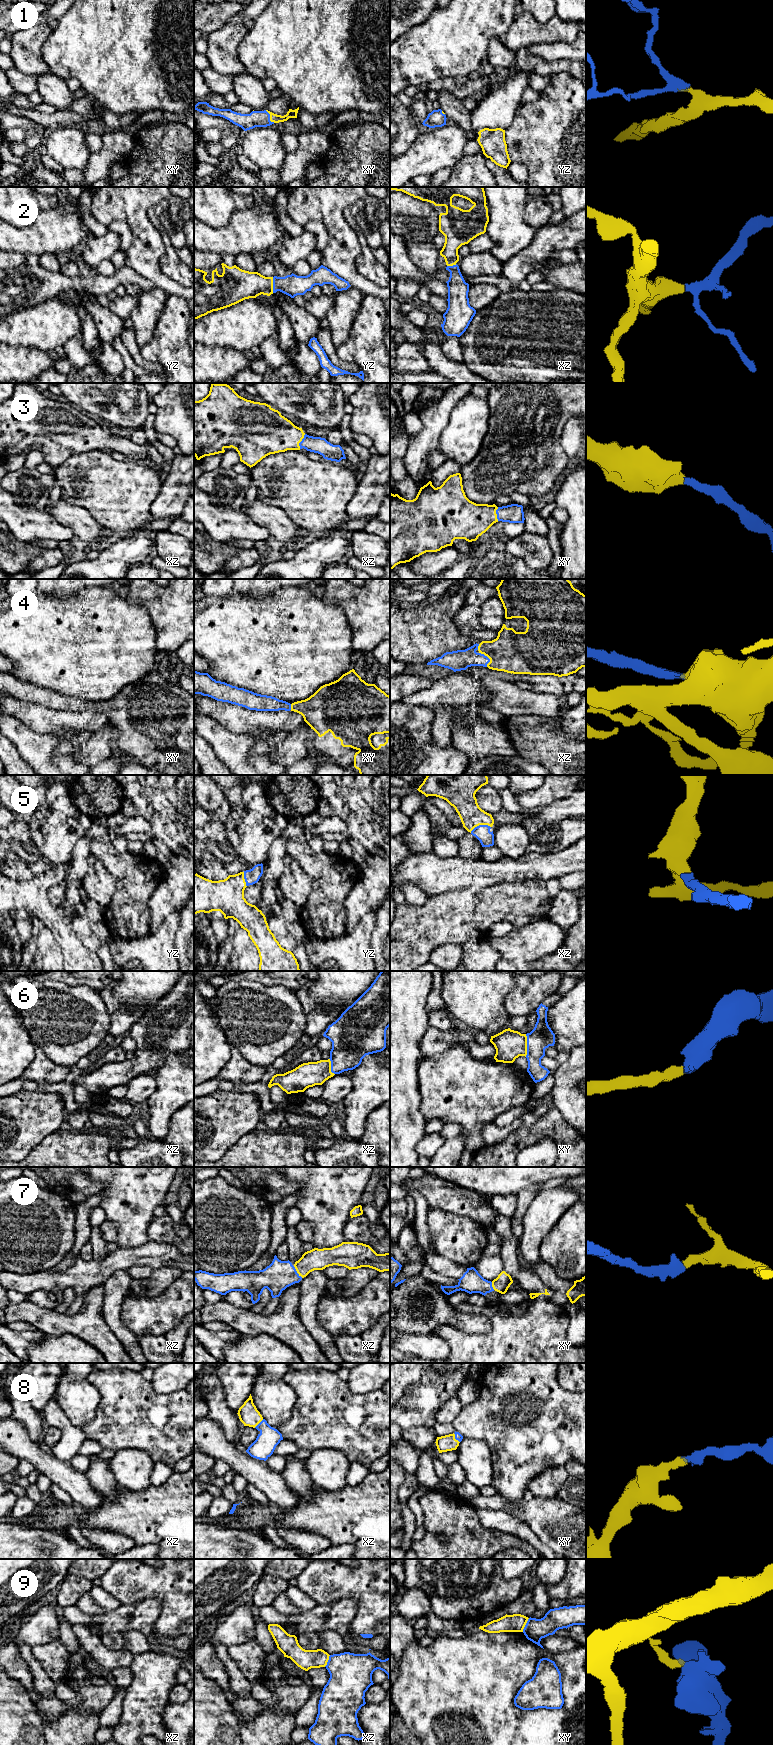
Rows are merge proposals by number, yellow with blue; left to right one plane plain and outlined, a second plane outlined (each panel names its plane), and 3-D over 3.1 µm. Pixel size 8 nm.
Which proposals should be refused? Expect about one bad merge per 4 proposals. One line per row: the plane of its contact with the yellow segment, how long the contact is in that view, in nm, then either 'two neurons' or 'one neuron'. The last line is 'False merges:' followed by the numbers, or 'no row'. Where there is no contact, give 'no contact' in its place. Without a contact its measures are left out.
1: meets yellow in xy; contact 130 nm long; one neuron
2: meets yellow in yz; contact 130 nm long; one neuron
3: meets yellow in xz; contact 130 nm long; one neuron
4: meets yellow in xz; contact 140 nm long; one neuron
5: meets yellow in xz; contact 180 nm long; one neuron
6: meets yellow in xy; contact 180 nm long; one neuron
7: meets yellow in xz; contact 120 nm long; one neuron
8: meets yellow in xy; contact 90 nm long; one neuron
9: meets yellow in xy; contact 130 nm long; two neurons
False merges: 9

